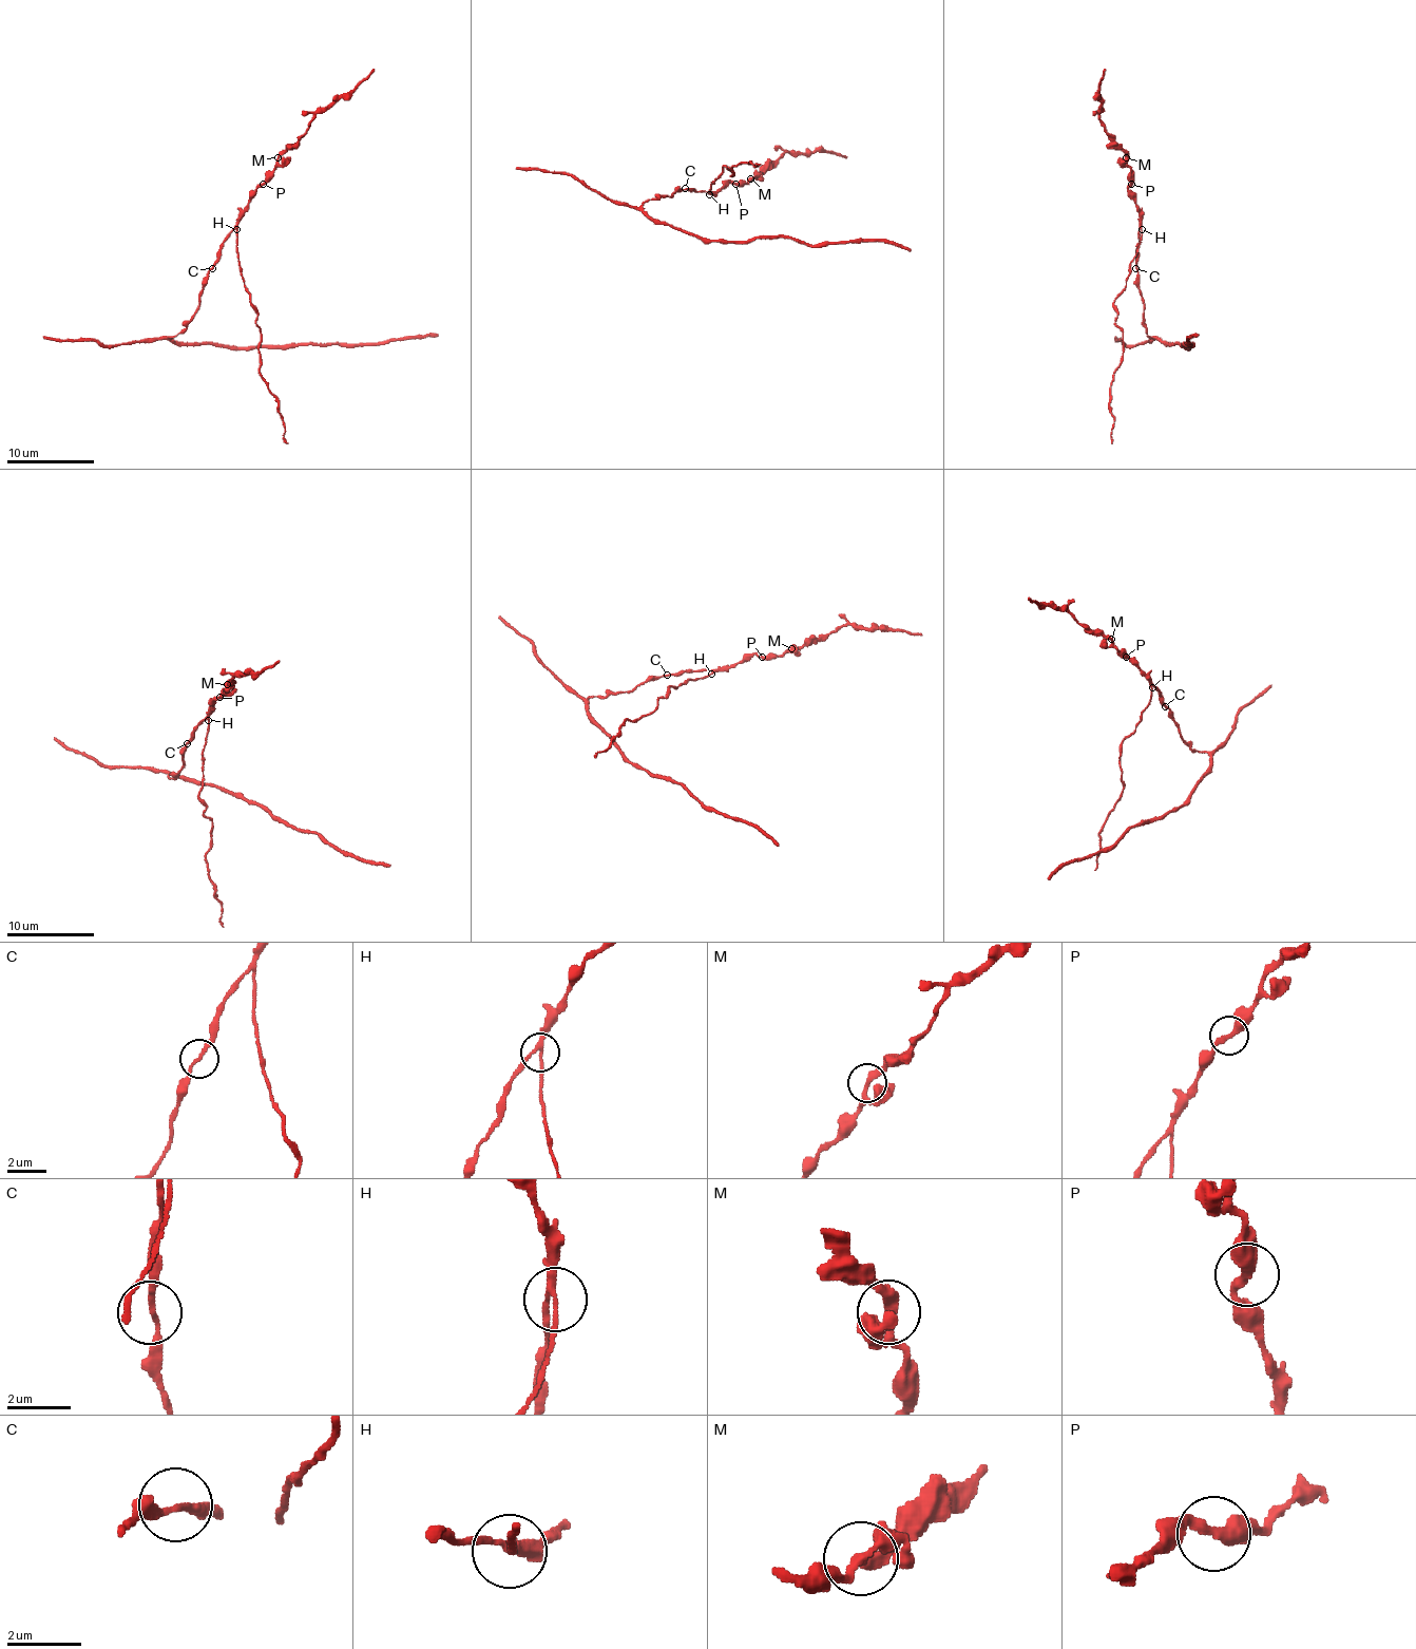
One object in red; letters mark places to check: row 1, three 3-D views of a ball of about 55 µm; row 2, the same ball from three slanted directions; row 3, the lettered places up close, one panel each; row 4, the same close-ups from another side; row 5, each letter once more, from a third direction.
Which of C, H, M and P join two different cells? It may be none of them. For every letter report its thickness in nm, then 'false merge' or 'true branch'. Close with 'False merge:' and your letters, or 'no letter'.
C: calibre 150 nm; true branch
H: calibre 170 nm; false merge
M: calibre 240 nm; true branch
P: calibre 360 nm; true branch
False merge: H

